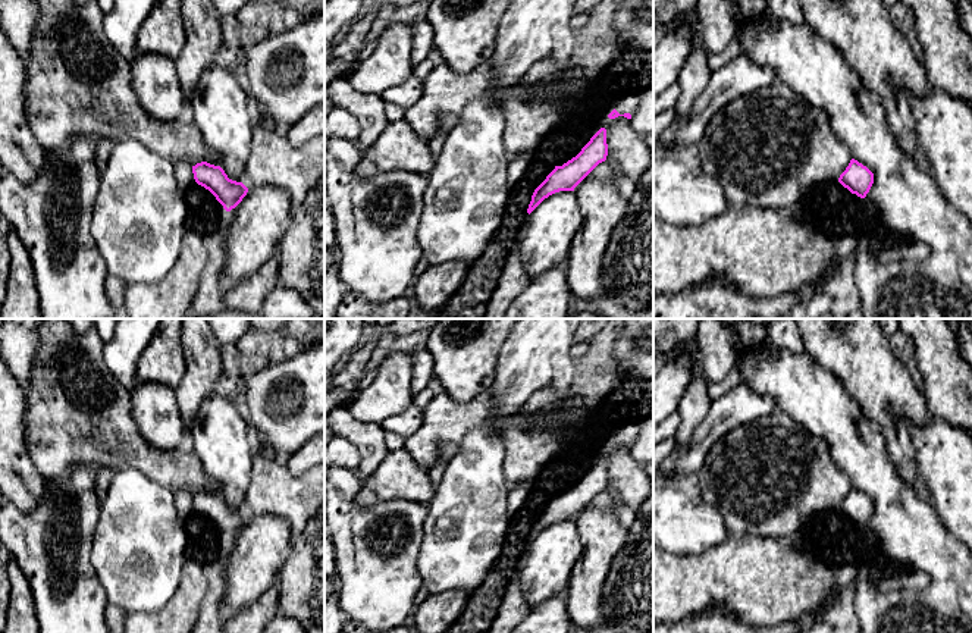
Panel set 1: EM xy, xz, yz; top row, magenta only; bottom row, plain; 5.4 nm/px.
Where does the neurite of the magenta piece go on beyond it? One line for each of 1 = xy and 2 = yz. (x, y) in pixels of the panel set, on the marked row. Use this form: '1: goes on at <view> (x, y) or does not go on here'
1: does not go on here
2: does not go on here

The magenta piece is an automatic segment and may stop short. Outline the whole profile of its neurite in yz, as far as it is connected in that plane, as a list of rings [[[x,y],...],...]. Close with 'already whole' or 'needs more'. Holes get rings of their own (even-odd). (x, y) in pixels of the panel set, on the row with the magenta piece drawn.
[[[852,159],[846,170],[840,175],[838,182],[852,194],[865,198],[874,184],[874,173]]]; already whole

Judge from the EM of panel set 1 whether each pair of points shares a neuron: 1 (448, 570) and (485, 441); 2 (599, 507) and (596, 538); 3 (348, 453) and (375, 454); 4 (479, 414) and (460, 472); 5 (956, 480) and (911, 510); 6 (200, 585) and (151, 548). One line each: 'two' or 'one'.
1: one
2: one
3: two
4: two
5: two
6: two

